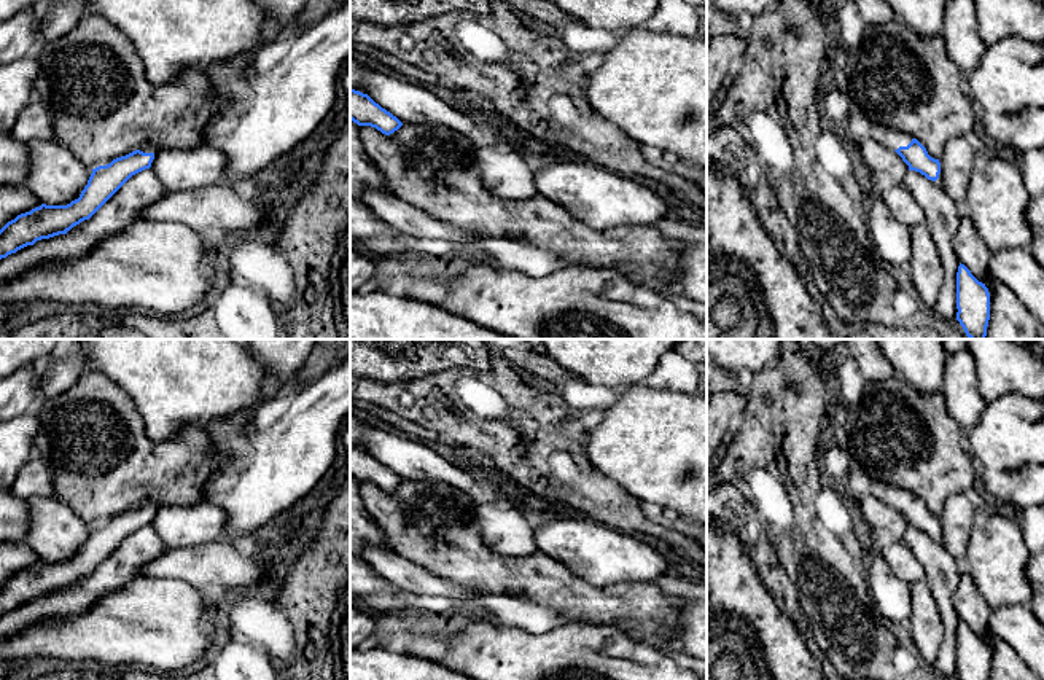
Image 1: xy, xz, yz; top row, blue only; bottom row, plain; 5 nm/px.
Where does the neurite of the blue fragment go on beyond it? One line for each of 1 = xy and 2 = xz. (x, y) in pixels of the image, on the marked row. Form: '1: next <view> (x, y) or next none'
1: next xy (147, 148)
2: next none

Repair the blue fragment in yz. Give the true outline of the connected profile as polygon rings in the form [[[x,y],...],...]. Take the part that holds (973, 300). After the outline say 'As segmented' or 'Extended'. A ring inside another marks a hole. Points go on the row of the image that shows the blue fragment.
[[[960,263],[956,272],[956,320],[969,339],[985,339],[990,320],[990,293],[971,271]]]. As segmented

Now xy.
[[[156,147],[138,150],[92,169],[80,197],[67,205],[46,205],[18,215],[0,229],[0,260],[37,240],[67,234],[73,226],[89,220],[132,175],[150,169]]]. Extended

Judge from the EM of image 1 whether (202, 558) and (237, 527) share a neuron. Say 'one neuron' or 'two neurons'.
two neurons

